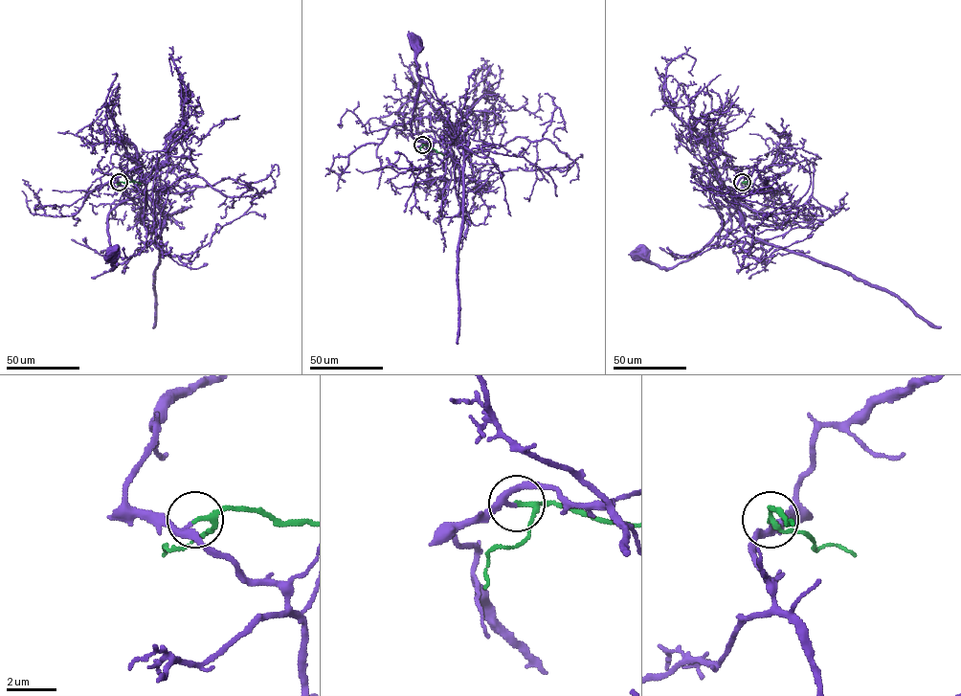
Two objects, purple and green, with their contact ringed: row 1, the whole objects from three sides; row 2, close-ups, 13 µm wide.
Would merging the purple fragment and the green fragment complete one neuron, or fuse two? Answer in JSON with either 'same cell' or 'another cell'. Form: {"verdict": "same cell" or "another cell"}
{"verdict": "same cell"}

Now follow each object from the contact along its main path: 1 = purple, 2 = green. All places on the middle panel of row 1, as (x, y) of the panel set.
1: (422, 145), (429, 147), (433, 143), (419, 142), (411, 132), (419, 84), (416, 54), (419, 43), (415, 42)
2: (422, 145), (430, 145), (444, 155)

